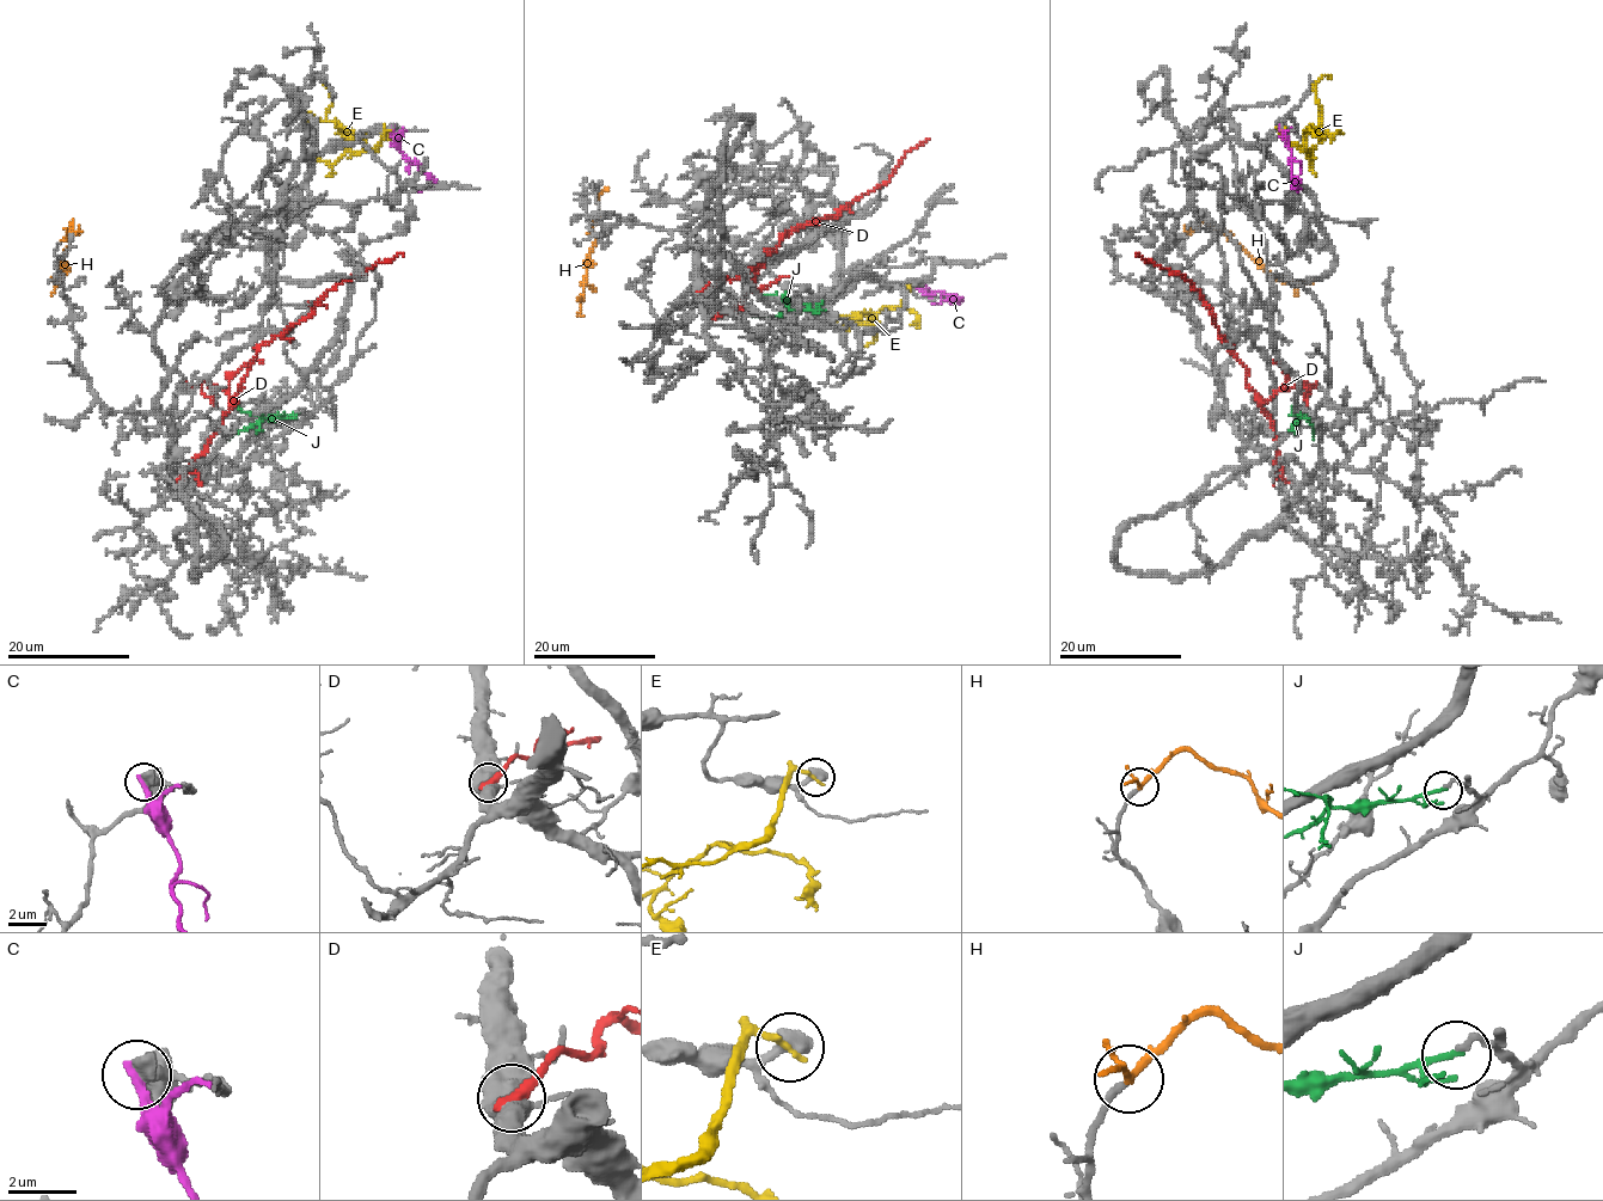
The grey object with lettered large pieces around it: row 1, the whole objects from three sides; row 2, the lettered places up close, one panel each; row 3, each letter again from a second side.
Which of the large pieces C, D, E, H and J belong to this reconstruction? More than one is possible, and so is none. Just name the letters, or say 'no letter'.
H

